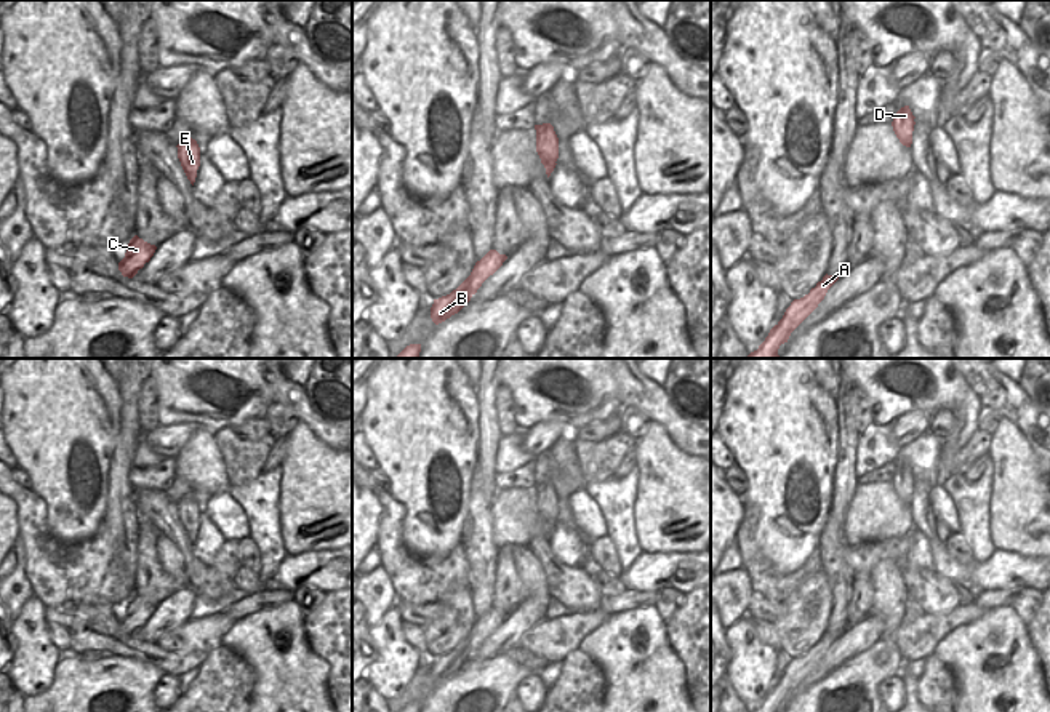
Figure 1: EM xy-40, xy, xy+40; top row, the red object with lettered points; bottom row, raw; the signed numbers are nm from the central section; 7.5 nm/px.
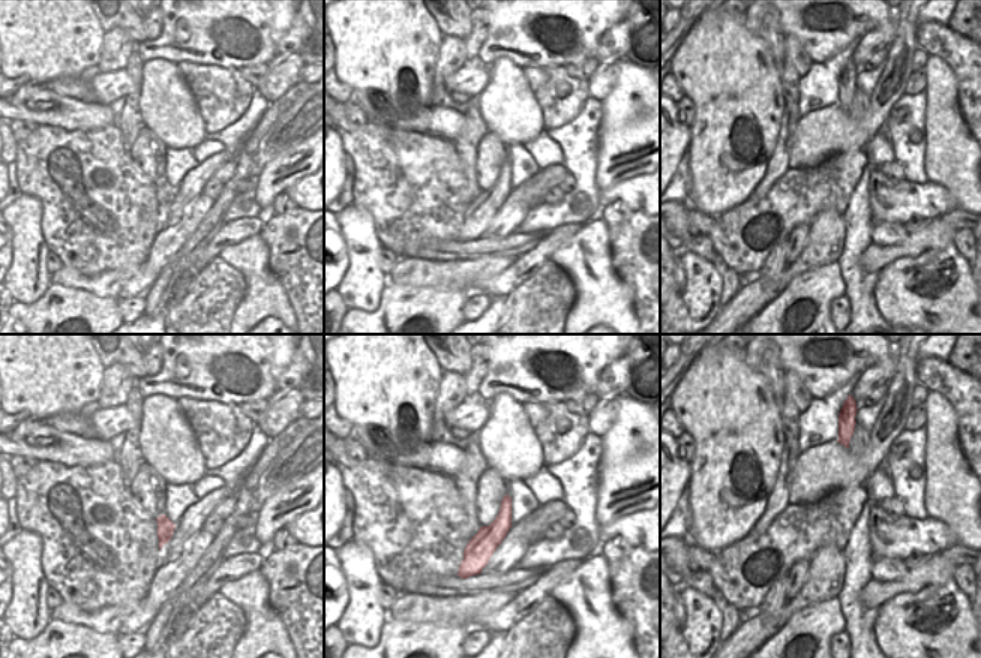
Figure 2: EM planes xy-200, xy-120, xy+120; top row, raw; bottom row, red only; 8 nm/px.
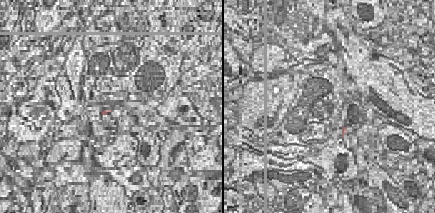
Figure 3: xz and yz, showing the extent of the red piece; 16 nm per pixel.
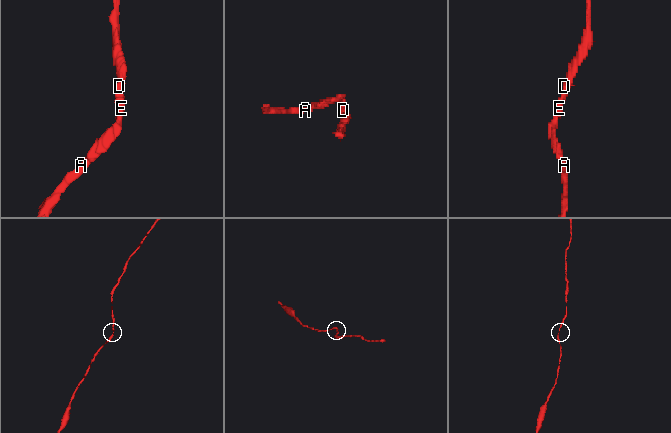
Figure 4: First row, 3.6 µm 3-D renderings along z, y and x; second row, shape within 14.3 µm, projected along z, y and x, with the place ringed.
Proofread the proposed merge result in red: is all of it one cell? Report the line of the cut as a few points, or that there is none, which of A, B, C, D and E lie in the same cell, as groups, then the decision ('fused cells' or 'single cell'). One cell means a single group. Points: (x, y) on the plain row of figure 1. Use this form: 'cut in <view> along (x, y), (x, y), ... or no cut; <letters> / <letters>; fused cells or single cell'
no cut; A B C D E; single cell

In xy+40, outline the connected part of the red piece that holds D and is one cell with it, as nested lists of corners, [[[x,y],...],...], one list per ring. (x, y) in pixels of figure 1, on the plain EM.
[[[909,464],[901,466],[895,474],[893,474],[893,490],[900,501],[906,506],[911,506],[912,502],[912,490],[914,490],[914,474],[909,467]]]

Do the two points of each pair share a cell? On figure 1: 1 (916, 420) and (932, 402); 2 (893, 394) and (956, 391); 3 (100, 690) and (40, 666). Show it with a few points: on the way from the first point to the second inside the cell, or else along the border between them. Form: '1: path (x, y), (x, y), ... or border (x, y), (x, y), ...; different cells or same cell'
1: border (932, 413), (913, 410), (893, 421); different cells
2: path (909, 399), (914, 402), (940, 391); same cell
3: border (60, 658), (52, 685), (39, 695); different cells

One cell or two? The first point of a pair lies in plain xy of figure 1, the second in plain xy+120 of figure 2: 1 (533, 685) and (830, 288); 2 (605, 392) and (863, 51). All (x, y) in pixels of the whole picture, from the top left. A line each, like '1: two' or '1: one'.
1: two
2: two

